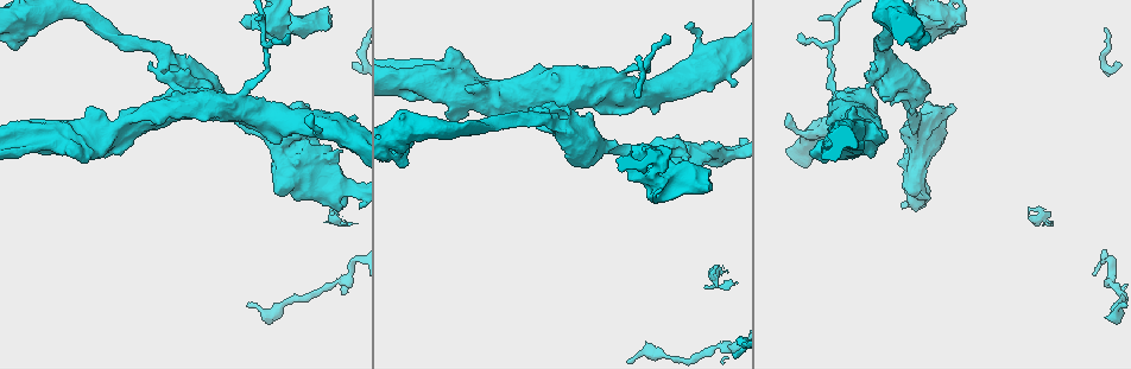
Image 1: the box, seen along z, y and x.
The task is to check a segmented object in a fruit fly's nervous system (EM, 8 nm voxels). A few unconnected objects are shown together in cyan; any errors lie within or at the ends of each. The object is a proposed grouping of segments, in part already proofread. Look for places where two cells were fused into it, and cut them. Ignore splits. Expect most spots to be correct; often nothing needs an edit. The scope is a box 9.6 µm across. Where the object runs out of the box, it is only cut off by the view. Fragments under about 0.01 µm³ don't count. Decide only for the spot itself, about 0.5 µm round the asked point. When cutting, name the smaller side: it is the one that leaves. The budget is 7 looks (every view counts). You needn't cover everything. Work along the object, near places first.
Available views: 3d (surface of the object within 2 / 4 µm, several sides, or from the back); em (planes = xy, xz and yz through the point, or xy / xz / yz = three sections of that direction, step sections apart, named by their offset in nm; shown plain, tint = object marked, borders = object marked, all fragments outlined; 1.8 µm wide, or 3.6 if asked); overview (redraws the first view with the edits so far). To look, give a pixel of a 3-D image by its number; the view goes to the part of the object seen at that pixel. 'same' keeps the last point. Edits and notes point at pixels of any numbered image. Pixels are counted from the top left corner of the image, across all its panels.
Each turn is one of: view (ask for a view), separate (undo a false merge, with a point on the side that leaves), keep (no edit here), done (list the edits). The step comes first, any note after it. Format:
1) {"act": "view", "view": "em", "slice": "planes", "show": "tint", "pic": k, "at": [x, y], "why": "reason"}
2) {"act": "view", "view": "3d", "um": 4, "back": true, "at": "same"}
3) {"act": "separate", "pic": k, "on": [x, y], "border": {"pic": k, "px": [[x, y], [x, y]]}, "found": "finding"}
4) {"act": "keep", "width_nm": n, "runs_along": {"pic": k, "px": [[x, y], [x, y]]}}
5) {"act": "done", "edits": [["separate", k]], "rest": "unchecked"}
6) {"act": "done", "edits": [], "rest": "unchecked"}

{"act": "view", "view": "em", "um": 3.6, "slice": "planes", "show": "tint", "pic": 1, "at": [689, 152]}

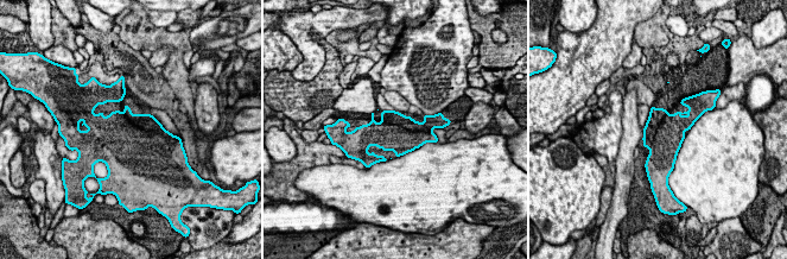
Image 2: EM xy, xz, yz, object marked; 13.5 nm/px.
{"act": "keep", "width_nm": 550, "found": "one cell here"}

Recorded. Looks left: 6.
{"act": "view", "view": "3d", "um": 2, "pic": 1, "at": [649, 172], "why": "sharp bend"}

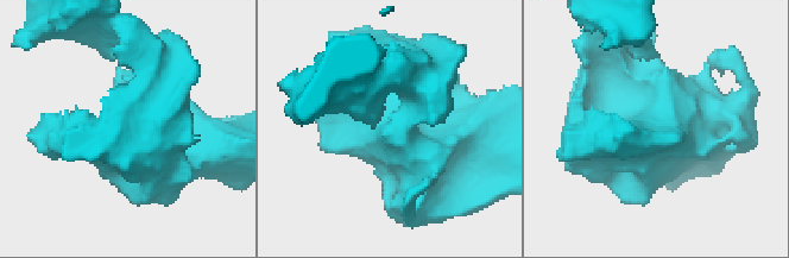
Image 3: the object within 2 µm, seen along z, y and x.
{"act": "view", "view": "em", "slice": "planes", "show": "plain", "pic": 3, "at": [645, 140], "why": "shape alone is not enough"}

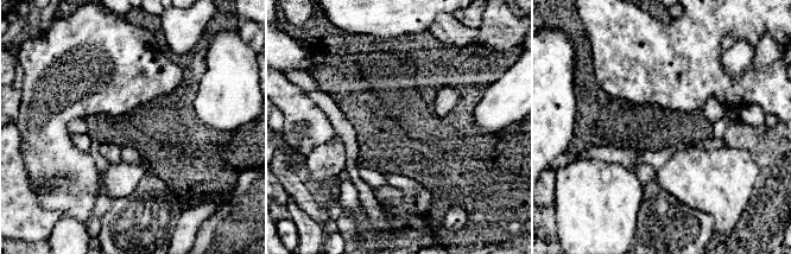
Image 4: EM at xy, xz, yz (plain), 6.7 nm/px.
{"act": "view", "view": "em", "slice": "planes", "show": "tint", "at": "same", "why": "with the object marked"}

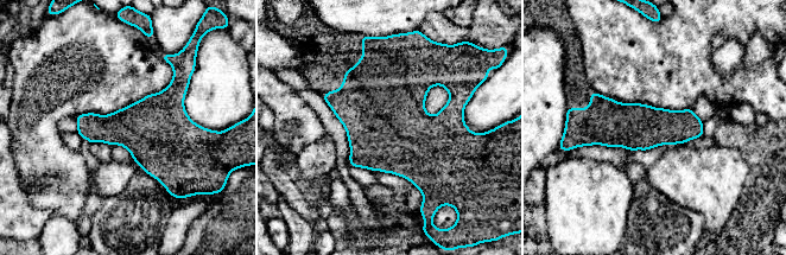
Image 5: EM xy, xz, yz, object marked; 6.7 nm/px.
{"act": "keep", "width_nm": 320, "found": "one cell here"}

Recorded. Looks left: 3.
{"act": "view", "view": "3d", "um": 4, "pic": 1, "at": [877, 51], "why": "sharp bend"}

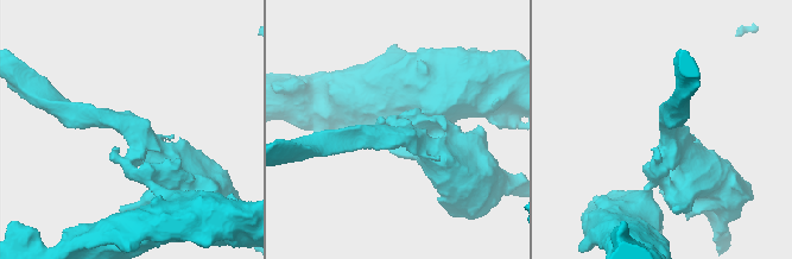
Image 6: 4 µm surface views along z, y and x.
{"act": "view", "view": "em", "slice": "xy", "step": 16, "show": "tint", "pic": 6, "at": [130, 132], "arm_widths_nm": [280, 300]}

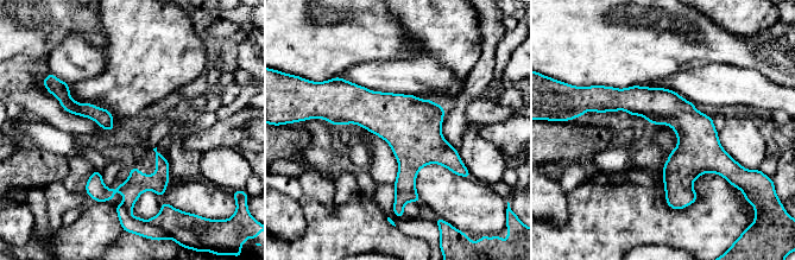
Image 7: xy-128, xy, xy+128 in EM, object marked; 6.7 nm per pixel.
{"act": "separate", "pic": 7, "on": [137, 183], "part_leaving": {"pic": 7, "px": [[611, 90], [683, 130], [672, 201]]}, "found": "a second cell is stuck on"}

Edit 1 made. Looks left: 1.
{"act": "done", "edits": [["separate", 7]], "rest": "unchecked"}

